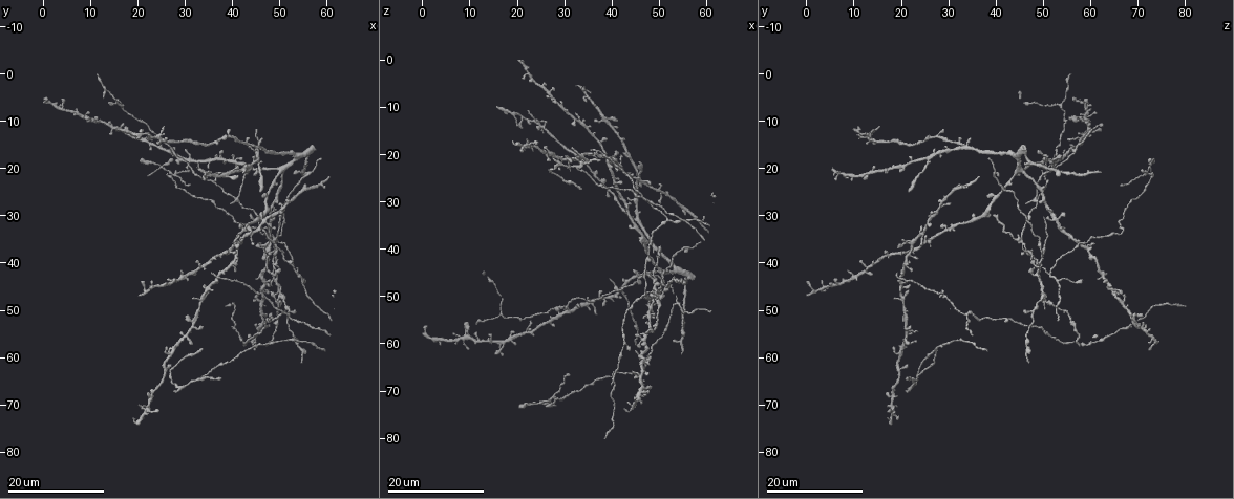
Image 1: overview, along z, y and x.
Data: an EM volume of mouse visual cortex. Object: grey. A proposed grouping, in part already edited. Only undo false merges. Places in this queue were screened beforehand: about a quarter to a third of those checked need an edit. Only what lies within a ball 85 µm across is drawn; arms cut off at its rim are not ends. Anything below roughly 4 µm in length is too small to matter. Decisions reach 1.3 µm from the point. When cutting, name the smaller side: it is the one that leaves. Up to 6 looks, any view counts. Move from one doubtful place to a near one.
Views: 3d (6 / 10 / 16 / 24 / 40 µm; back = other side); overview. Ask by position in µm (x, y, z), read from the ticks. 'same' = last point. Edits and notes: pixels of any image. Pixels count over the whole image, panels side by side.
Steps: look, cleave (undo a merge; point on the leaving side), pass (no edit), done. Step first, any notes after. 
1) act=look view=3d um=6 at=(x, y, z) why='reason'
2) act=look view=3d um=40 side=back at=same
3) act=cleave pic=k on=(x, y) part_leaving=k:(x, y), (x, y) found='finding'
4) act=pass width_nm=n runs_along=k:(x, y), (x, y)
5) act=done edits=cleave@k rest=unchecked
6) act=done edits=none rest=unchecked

act=look view=3d um=16 at=(36.5, 43.0, 20.0) why='looks like a crossing'

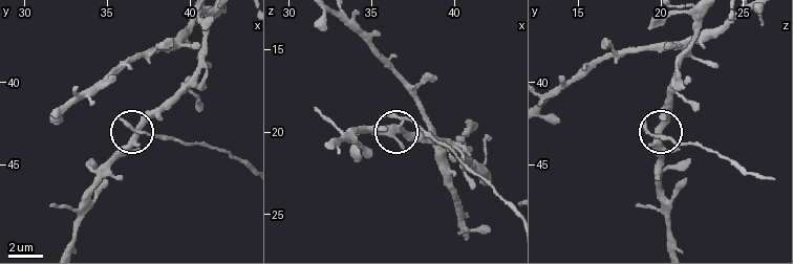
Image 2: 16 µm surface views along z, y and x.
act=look view=3d um=10 at=(36.8, 42.9, 19.9)

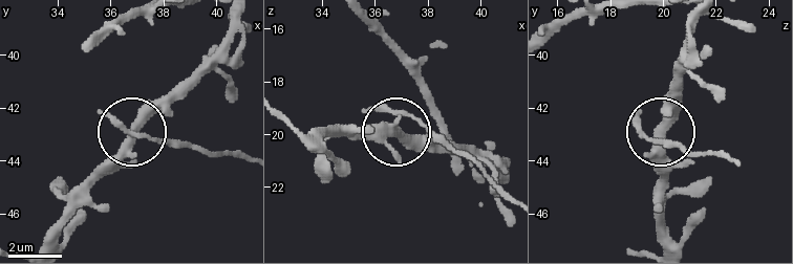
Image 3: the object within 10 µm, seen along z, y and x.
act=look view=3d um=10 side=back at=(36.9, 42.8, 19.9)

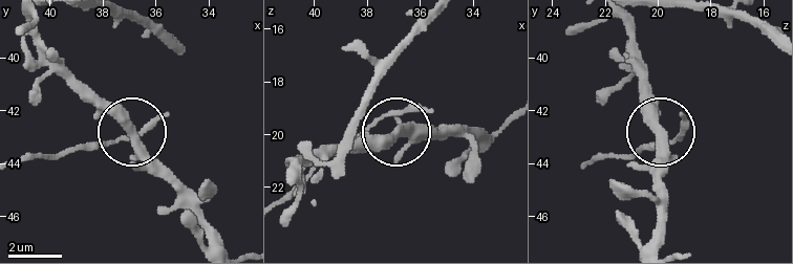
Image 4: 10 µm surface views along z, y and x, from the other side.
act=pass arms=5 found='all the same cell'

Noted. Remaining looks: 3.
act=look view=3d um=16 at=(33.0, 64.5, 23.0) why='three arms meet'

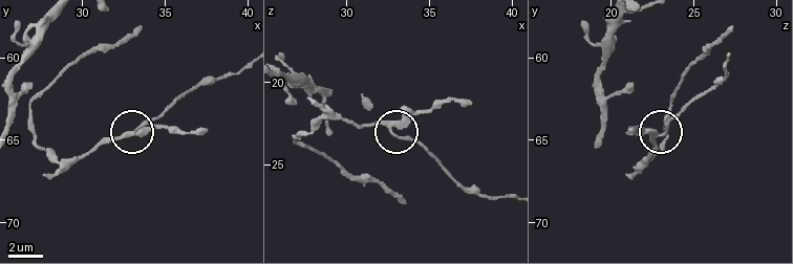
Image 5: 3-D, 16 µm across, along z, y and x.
act=look view=3d um=10 at=same

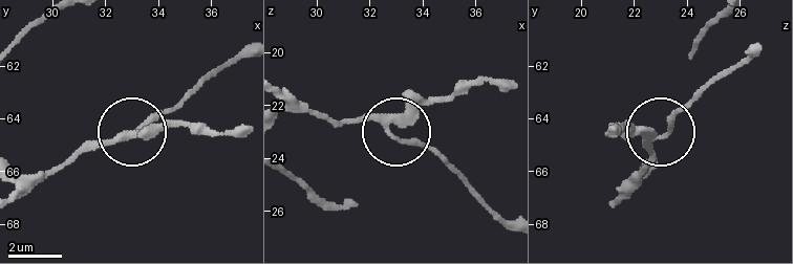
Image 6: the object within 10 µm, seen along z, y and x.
act=pass arms=3 found='one cell here'

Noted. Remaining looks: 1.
act=done edits=none rest=unchecked

